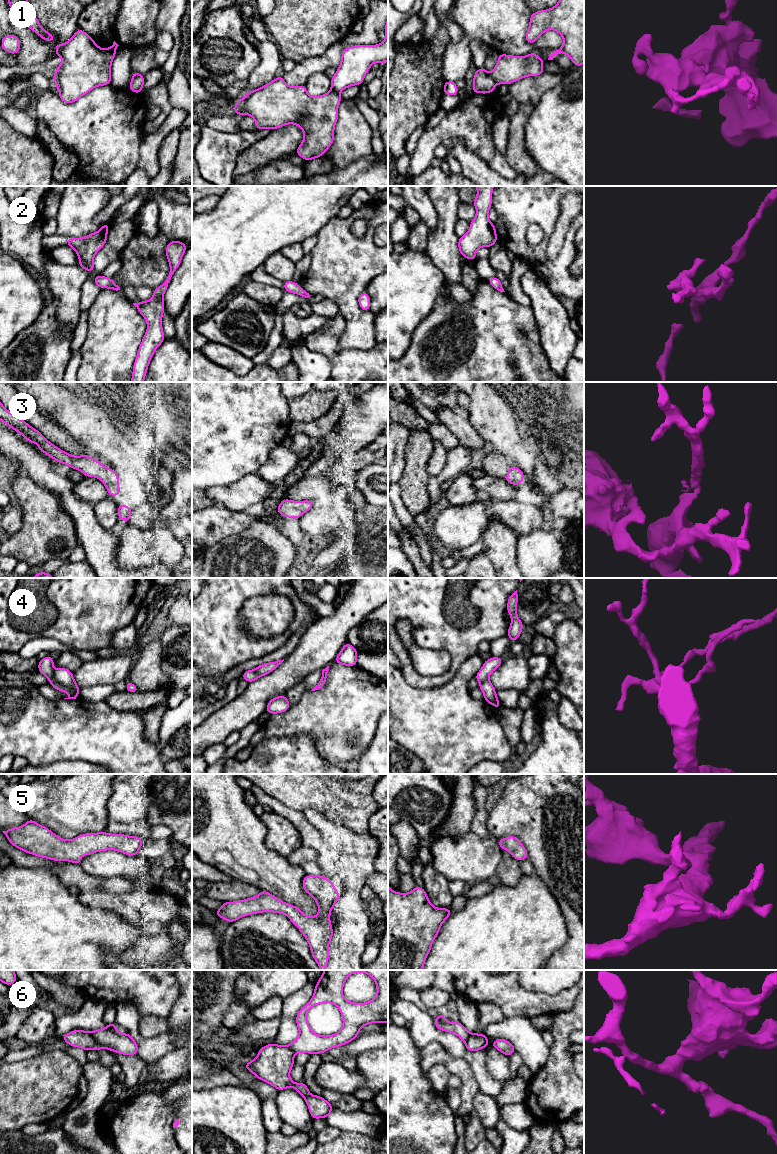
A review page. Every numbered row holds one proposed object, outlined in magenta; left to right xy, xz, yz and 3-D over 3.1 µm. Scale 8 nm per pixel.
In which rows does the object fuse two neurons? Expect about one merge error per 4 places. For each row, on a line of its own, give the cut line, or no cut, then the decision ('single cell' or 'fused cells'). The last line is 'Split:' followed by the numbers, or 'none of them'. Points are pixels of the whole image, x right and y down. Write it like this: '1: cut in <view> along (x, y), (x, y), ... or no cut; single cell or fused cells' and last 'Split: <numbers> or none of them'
1: cut in yz along (489, 73), (497, 83); fused cells
2: no cut; single cell
3: no cut; single cell
4: cut in xy along (53, 671), (53, 677), (61, 684), (78, 688); fused cells
5: no cut; single cell
6: cut in xy along (90, 1032), (102, 1047); fused cells
Split: 1, 4, 6

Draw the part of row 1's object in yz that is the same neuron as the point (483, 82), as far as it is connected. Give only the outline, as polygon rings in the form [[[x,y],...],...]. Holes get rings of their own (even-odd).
[[[485,68],[476,69],[473,78],[472,93],[493,93],[496,84],[497,83]]]

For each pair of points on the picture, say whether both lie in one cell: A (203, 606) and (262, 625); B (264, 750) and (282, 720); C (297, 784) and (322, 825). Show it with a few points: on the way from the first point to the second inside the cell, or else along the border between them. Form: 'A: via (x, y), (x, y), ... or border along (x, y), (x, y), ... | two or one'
A: border along (252, 597), (244, 603), (240, 618), (254, 638) | two
B: border along (295, 734), (289, 737), (265, 738) | two
C: border along (302, 811), (305, 809), (316, 809), (333, 819) | two

